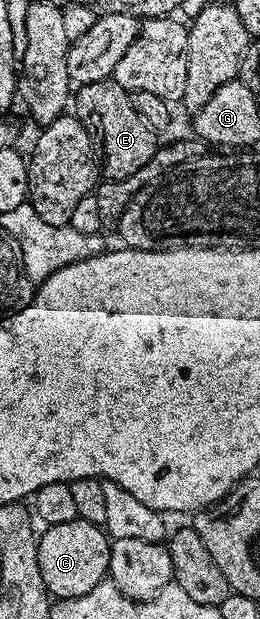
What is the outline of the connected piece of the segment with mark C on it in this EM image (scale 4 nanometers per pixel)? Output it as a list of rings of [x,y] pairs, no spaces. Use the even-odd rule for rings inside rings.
[[[79,517],[67,524],[46,527],[37,541],[39,570],[45,589],[57,600],[75,599],[91,592],[109,573],[111,546],[111,540],[102,527]]]

